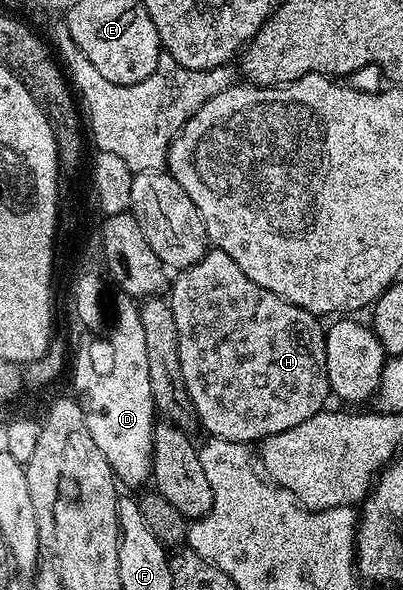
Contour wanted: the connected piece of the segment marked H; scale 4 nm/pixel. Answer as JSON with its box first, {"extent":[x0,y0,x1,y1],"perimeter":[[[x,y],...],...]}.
{"extent":[170,248,330,444],"perimeter":[[[215,248],[209,249],[196,263],[179,271],[171,279],[170,301],[174,312],[174,324],[178,324],[178,356],[182,364],[182,380],[196,409],[199,425],[201,427],[204,425],[211,437],[256,444],[278,432],[286,432],[286,428],[294,428],[294,424],[302,424],[302,420],[310,420],[310,416],[325,409],[327,402],[324,401],[330,398],[324,343],[326,330],[323,325],[320,327],[321,319],[317,315],[282,300],[282,296],[274,292],[266,292],[266,288],[262,288],[262,284],[254,284],[254,280],[250,280],[250,276],[246,276],[246,272],[242,272],[242,268],[238,268],[238,264],[234,264],[230,256],[226,256],[226,252]]]}

